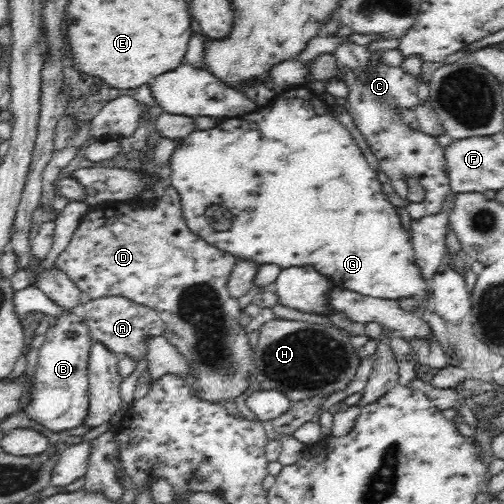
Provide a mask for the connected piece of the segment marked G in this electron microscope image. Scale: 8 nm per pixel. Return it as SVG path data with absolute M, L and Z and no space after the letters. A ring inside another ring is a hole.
M291 87L278 94L273 102L262 106L252 114L238 117L236 120L224 122L222 128L213 127L204 132L192 132L190 136L182 137L175 146L170 158L171 186L176 187L182 195L182 206L185 207L185 217L195 233L201 234L206 241L222 250L236 255L240 259L254 262L278 264L282 269L290 266L314 266L318 271L332 278L341 289L350 289L354 292L376 298L388 298L392 300L412 299L416 302L431 303L433 298L430 289L431 280L424 275L418 265L418 259L408 230L402 226L399 211L384 195L384 185L378 181L377 172L368 164L360 146L350 136L348 129L340 121L334 118L333 104L324 100L322 96L316 96L310 88ZM210 203L224 205L233 214L232 228L228 232L216 232L210 226L205 216L205 208Z

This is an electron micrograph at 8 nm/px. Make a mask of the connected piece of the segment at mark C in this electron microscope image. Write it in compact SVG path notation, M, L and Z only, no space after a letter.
M380 53L373 56L373 63L366 68L343 66L337 71L338 79L348 88L343 97L346 100L344 106L356 128L366 139L379 168L390 175L389 186L393 187L402 200L408 200L408 185L400 177L400 173L420 180L425 198L421 202L408 202L406 208L410 218L440 213L441 203L450 194L443 148L439 146L436 137L428 136L418 128L413 130L405 121L406 112L416 111L418 106L425 104L418 96L416 75L406 71L400 64L386 62L379 55Z

